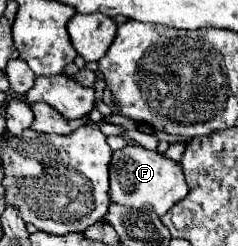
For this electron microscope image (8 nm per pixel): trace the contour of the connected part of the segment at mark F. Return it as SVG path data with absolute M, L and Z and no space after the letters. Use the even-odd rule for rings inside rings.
M127 144L125 148L113 152L109 166L109 180L111 180L109 190L111 200L133 208L147 208L157 212L159 216L163 216L175 202L183 200L183 196L189 192L179 162L167 158L165 154L145 150L139 144Z

